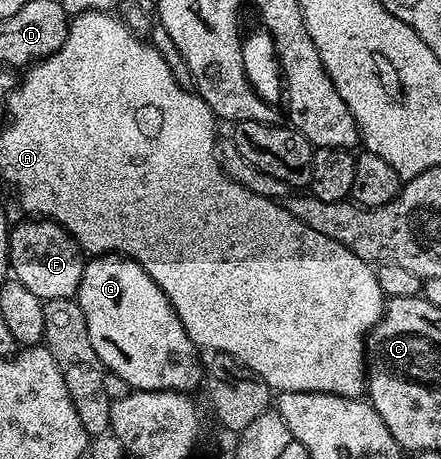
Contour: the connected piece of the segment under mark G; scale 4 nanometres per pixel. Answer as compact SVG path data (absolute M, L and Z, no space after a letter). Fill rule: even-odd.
M120 254L94 255L86 263L75 299L83 310L83 318L87 318L87 334L91 334L91 346L95 346L99 362L103 362L106 370L119 374L130 389L189 394L194 391L192 388L202 387L203 360L197 345L191 342L187 330L183 330L183 322L179 322L179 314L175 314L167 294L163 294L155 278L151 278L139 262Z

